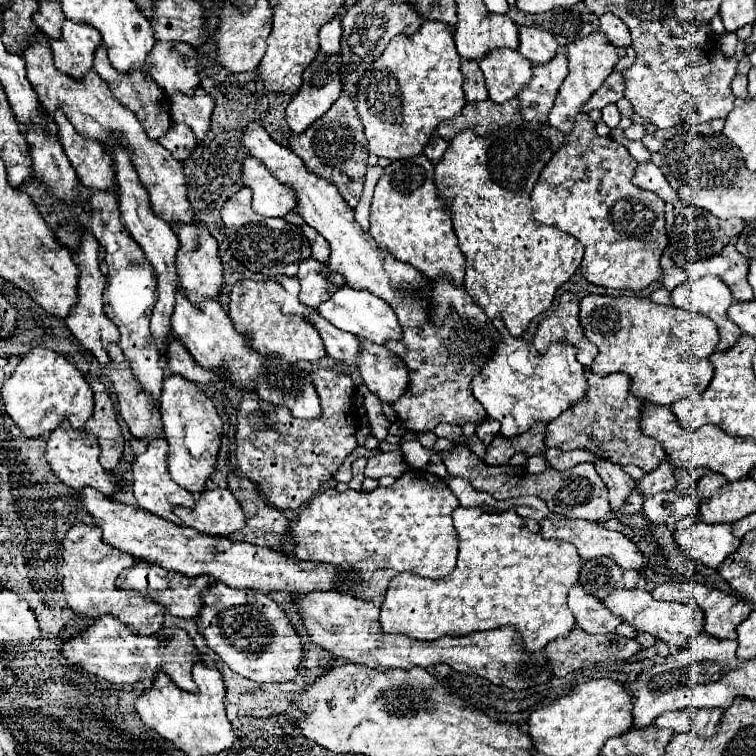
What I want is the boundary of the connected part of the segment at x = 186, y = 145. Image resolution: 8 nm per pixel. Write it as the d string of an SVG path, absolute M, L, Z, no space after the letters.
M171 122L169 130L165 136L161 136L157 140L163 148L167 148L175 160L185 160L189 156L189 152L195 148L195 136L191 132L189 126L185 124L179 124L179 122Z

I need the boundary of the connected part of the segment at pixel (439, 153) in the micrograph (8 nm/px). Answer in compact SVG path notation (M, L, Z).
M431 138L431 140L429 140L429 144L425 146L423 154L425 154L425 156L429 156L429 160L431 160L431 162L439 162L439 160L443 158L445 150L447 150L447 142L445 142L443 138Z

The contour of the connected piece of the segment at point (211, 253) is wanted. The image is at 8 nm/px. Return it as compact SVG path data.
M199 220L191 224L179 222L175 228L177 228L177 238L179 238L177 274L179 274L181 290L193 302L199 302L203 298L215 298L223 284L223 268L217 254L217 240L211 236L209 228L205 228L205 224Z

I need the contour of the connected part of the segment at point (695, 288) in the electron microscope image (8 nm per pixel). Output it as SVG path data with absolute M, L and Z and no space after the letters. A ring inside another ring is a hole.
M705 276L699 280L687 280L687 282L679 284L671 292L671 302L677 308L707 314L709 318L715 320L715 324L719 328L719 336L721 336L721 340L715 348L719 352L729 350L743 334L727 318L727 310L733 304L733 296L729 292L729 288L713 276Z

